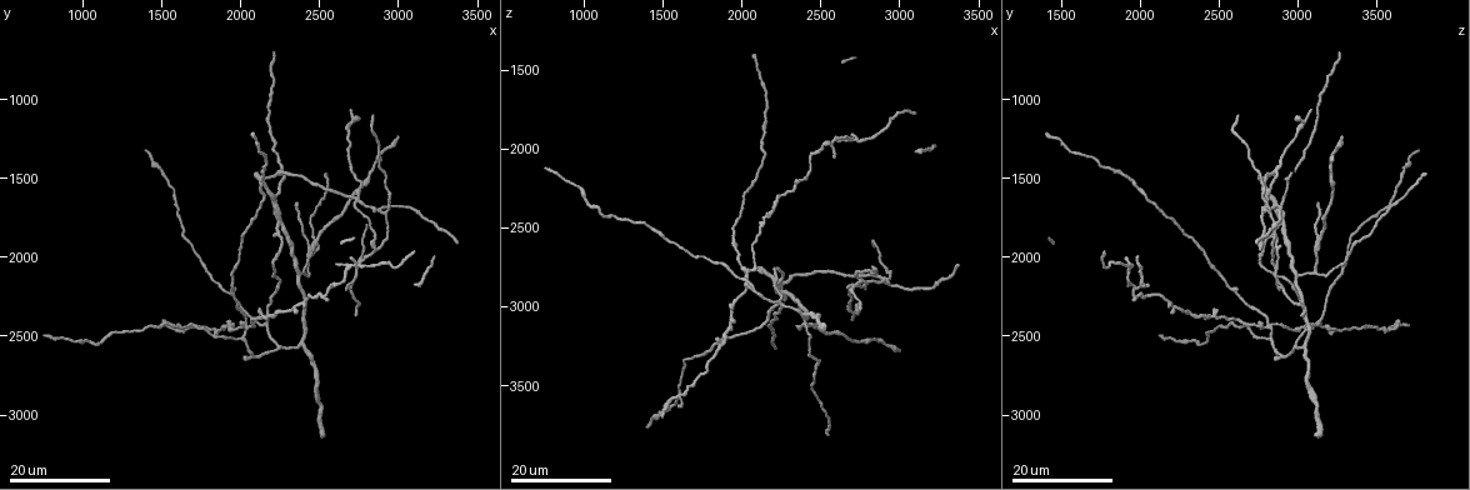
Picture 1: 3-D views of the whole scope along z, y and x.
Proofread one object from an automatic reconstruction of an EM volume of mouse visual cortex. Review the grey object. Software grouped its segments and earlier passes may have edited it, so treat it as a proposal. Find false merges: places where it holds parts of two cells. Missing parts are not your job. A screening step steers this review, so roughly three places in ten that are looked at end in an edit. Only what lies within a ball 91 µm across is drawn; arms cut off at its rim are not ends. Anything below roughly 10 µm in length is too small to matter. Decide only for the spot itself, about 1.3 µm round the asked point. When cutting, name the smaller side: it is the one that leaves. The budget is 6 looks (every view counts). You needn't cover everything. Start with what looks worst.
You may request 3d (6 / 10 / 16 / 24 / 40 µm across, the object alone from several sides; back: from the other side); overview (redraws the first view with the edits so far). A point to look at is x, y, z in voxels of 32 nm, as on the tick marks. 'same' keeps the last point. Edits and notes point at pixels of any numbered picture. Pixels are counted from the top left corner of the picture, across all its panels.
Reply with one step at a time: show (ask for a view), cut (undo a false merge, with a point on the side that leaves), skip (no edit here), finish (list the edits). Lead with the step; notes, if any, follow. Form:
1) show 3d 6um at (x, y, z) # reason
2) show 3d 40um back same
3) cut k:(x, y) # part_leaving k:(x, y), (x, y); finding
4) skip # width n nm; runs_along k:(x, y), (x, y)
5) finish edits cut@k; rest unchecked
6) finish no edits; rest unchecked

show 3d 24um at (2040, 2420, 2820) # looks like a crossing

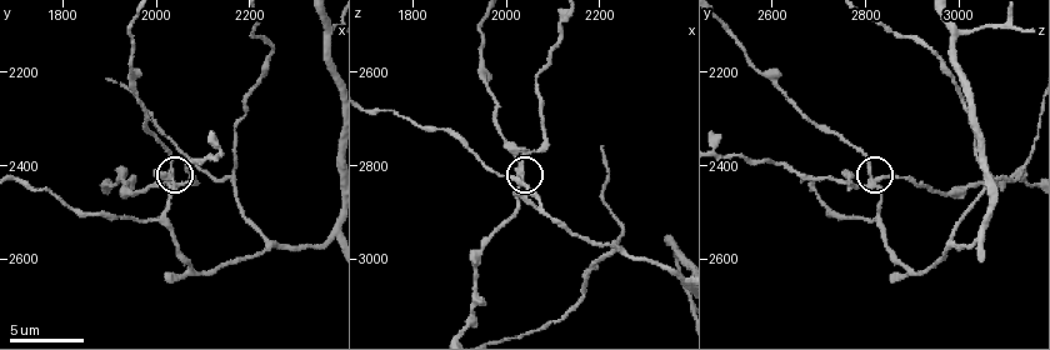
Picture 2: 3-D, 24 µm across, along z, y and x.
show 3d 10um at (2025, 2440, 2810)

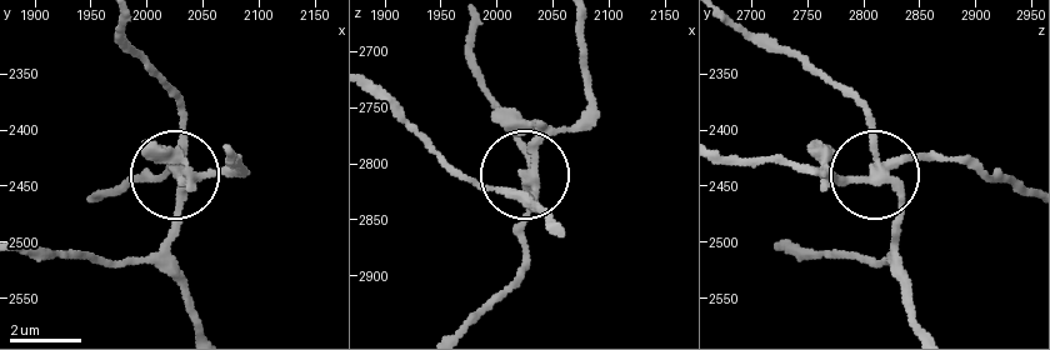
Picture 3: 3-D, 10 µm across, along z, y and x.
cut 3:(174, 154) # part_leaving 3:(878, 175), (720, 165); two cells meet here

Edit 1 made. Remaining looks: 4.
show overview

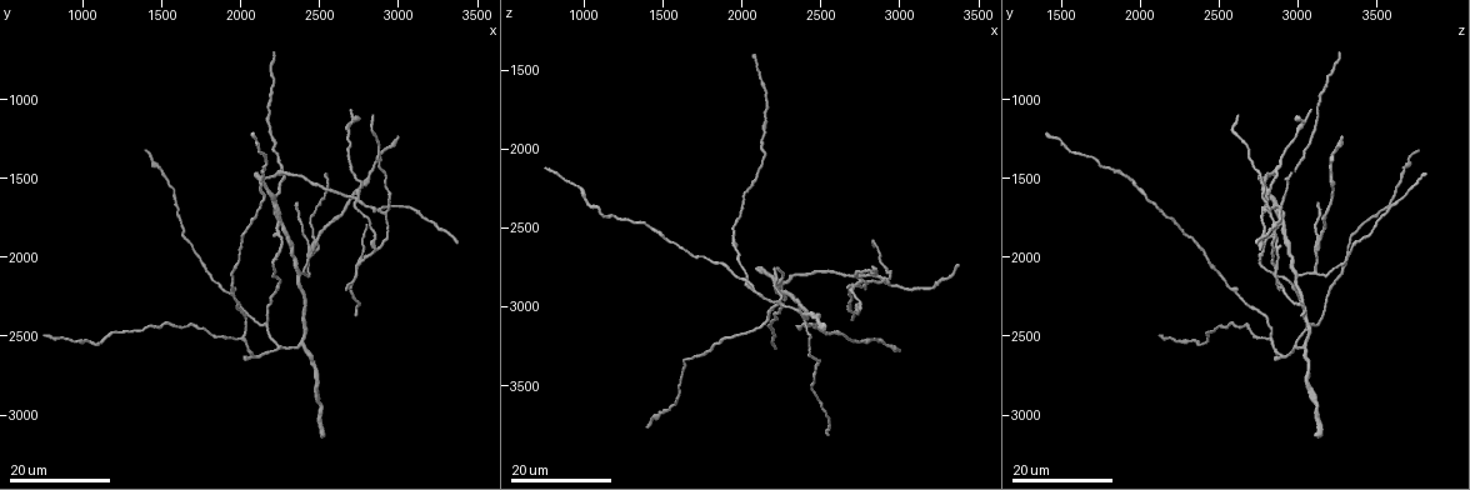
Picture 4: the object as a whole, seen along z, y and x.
show 3d 16um at (2160, 2420, 3080) # arms part here

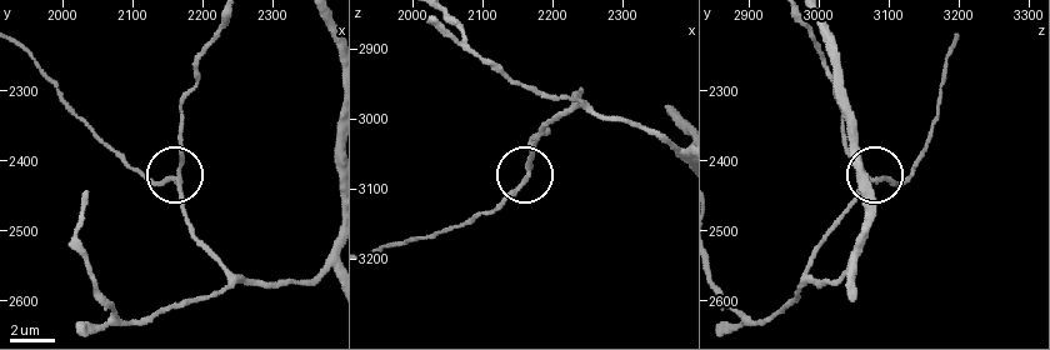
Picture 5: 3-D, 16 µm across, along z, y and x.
show 3d 6um at (2165, 2425, 3065) # closer look

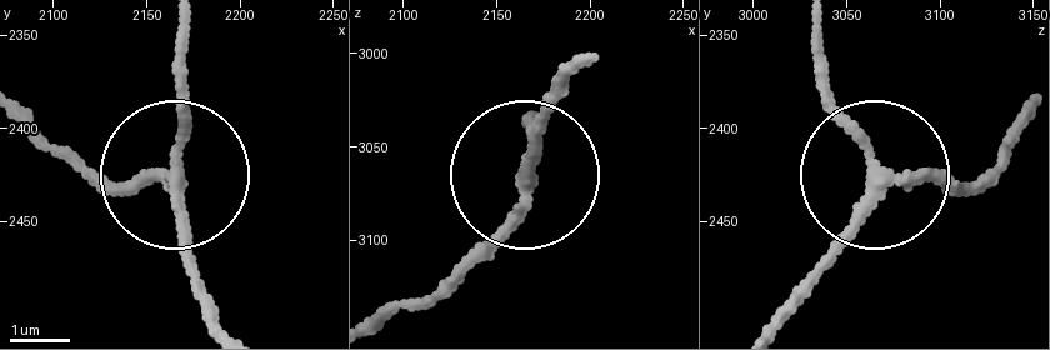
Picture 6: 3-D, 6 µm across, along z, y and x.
show 3d 6um back at (2166, 2428, 3070)

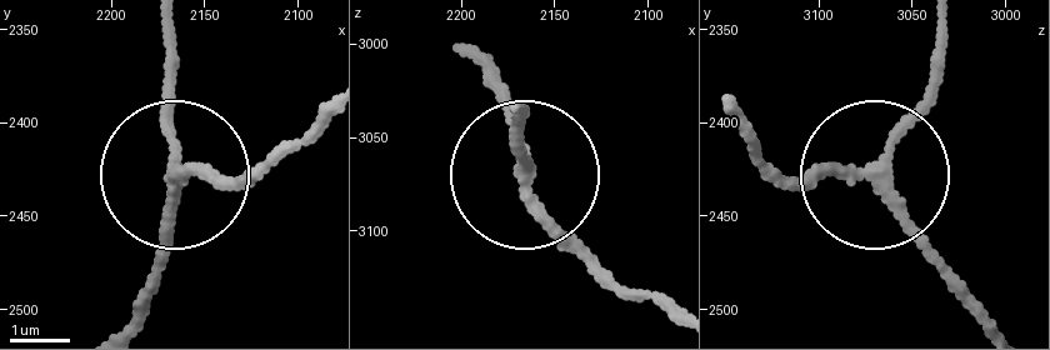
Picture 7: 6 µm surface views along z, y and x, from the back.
skip # arms 3; runs_along 7:(465, 59), (505, 99), (539, 208), (624, 293); continuous, no second cell

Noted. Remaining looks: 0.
finish edits cut@3; rest unchecked

